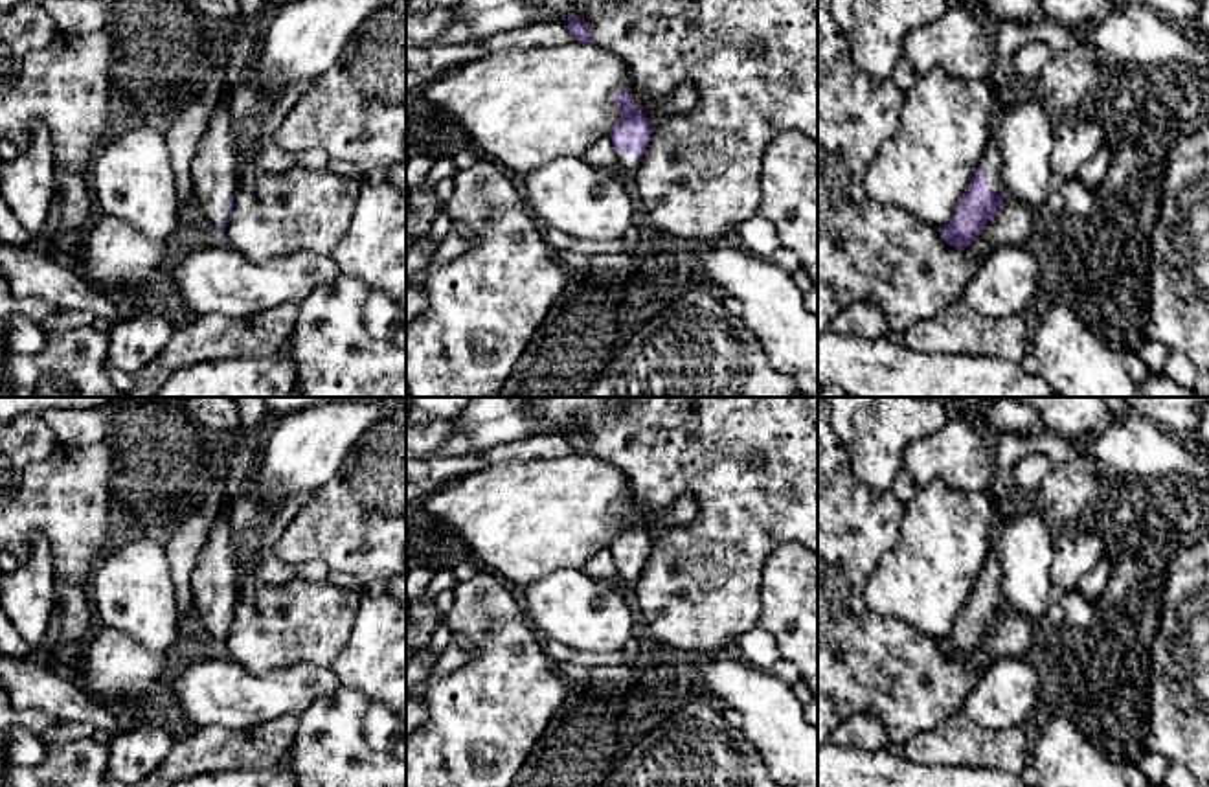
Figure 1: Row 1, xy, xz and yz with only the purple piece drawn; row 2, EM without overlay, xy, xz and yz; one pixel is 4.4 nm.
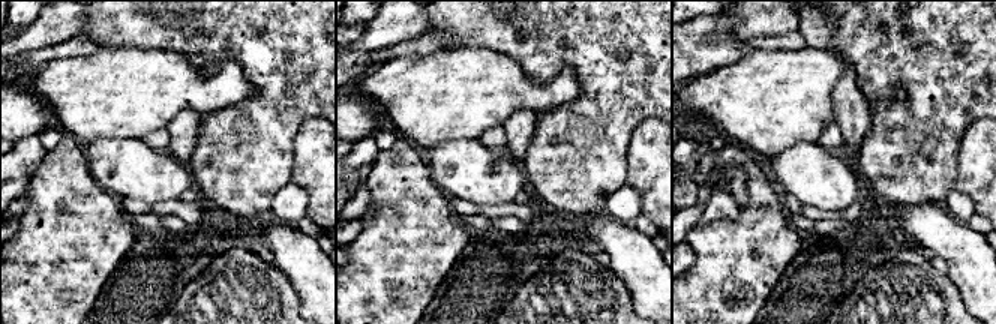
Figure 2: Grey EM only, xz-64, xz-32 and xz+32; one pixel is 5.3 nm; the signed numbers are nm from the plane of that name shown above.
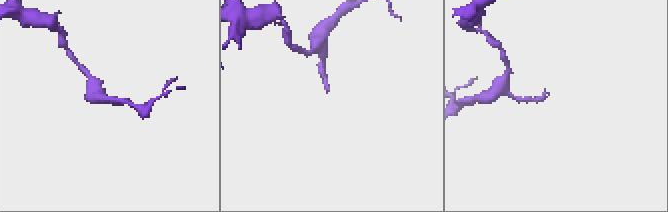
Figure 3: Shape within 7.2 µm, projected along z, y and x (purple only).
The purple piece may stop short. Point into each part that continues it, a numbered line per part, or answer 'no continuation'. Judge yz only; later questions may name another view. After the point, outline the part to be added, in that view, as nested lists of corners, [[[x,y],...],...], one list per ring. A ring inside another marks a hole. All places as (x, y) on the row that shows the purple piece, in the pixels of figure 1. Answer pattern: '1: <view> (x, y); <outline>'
1: yz (993, 160); [[[1000,131],[990,136],[989,147],[987,147],[979,165],[987,167],[987,193],[1003,195],[1007,186],[1001,177],[1003,156],[1001,156],[1001,145],[1000,145]]]

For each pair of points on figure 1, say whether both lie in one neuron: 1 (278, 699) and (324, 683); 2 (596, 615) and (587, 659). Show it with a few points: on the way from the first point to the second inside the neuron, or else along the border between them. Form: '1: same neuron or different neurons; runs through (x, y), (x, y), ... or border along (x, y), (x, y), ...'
1: same neuron; runs through (289, 692), (304, 683), (313, 683)
2: different neurons; border along (577, 648), (592, 651), (623, 650)

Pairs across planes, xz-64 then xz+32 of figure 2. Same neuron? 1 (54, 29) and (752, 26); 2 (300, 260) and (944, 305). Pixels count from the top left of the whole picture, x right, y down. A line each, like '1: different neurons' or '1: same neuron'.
1: same neuron
2: different neurons

